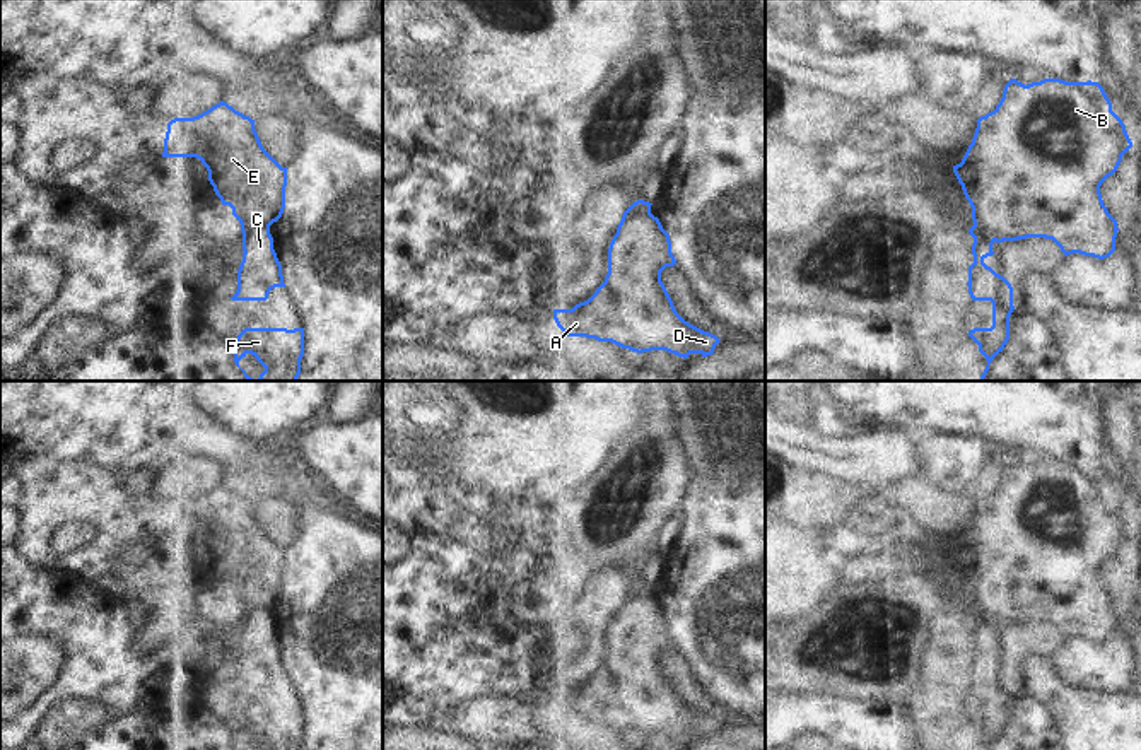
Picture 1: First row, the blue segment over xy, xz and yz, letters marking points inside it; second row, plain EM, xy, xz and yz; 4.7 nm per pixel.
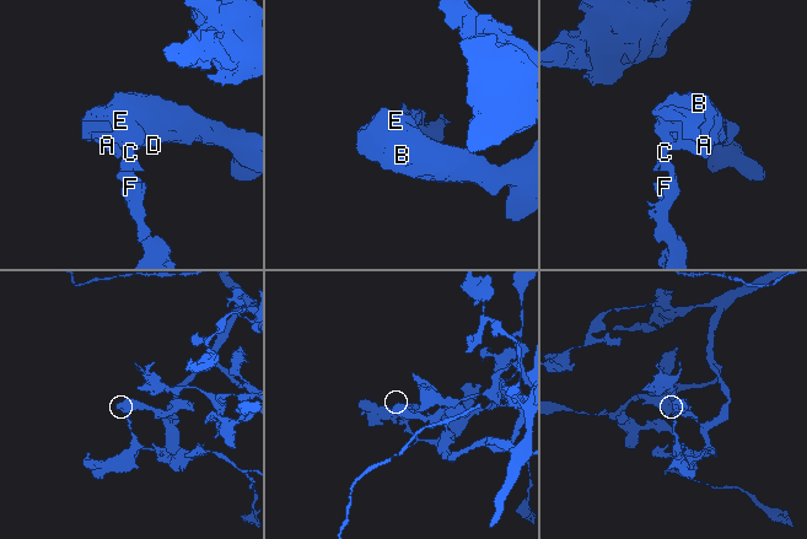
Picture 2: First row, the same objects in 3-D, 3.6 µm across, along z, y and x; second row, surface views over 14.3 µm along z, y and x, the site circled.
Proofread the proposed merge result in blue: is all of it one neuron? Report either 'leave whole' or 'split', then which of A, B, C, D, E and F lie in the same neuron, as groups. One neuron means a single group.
split; groups A B D E / C F

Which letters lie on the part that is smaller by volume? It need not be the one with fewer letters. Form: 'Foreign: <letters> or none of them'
Foreign: A, B, D, E

